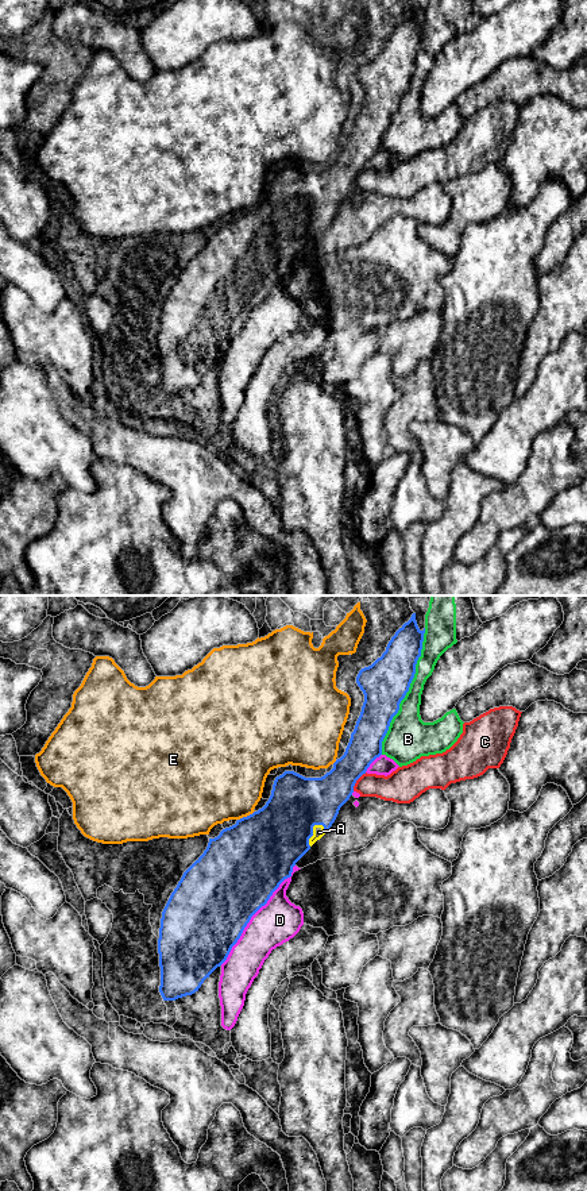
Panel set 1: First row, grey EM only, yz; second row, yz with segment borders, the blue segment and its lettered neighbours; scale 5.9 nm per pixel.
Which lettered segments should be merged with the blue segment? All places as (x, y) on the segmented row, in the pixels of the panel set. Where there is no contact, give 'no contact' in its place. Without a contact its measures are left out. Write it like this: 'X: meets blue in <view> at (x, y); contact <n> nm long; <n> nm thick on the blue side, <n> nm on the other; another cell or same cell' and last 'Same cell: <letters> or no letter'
A: meets blue in yz at (312, 832); contact 150 nm long; 400 nm thick on the blue side, 70 nm on the other; same cell
B: meets blue in yz at (408, 690); contact 800 nm long; 280 nm thick on the blue side, 220 nm on the other; another cell
C: meets blue in yz at (356, 779); contact 140 nm long; 260 nm thick on the blue side, 170 nm on the other; another cell
D: meets blue in yz at (254, 913); contact 750 nm long; 480 nm thick on the blue side, 260 nm on the other; another cell
E: meets blue in yz at (247, 816); contact 120 nm long; 460 nm thick on the blue side, 460 nm on the other; another cell
Same cell: A

